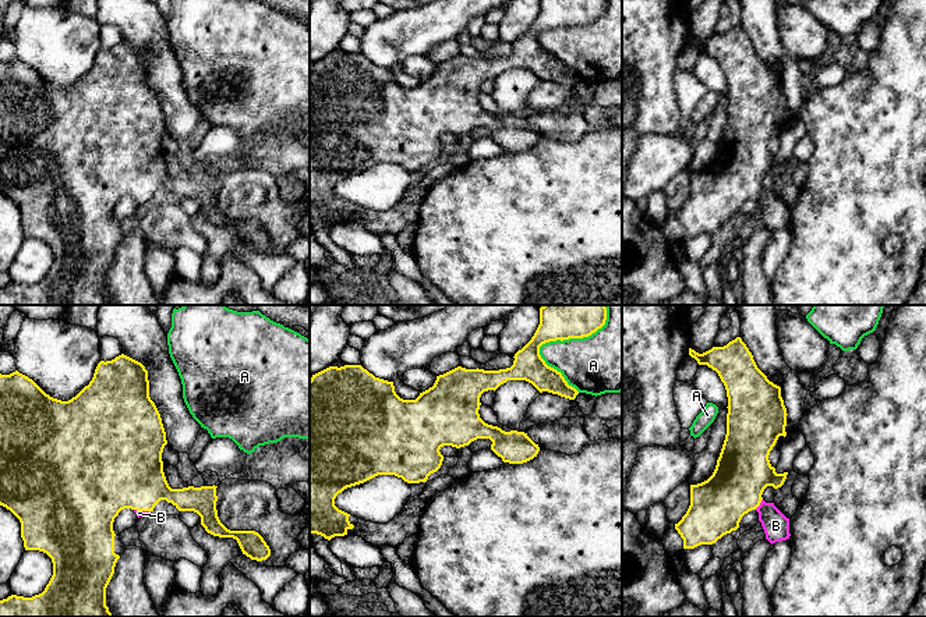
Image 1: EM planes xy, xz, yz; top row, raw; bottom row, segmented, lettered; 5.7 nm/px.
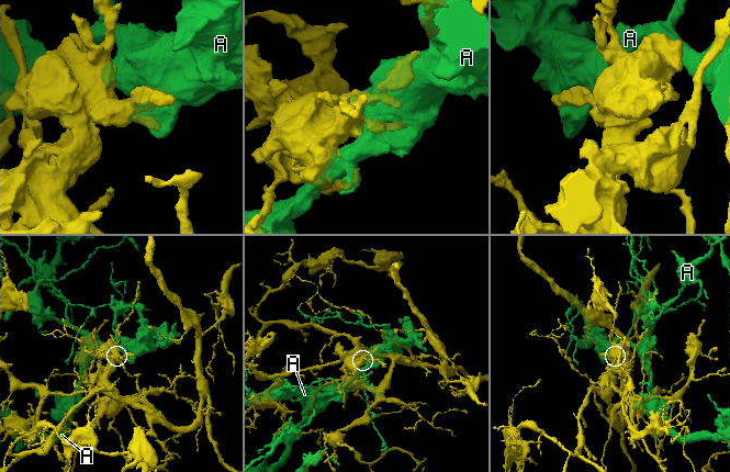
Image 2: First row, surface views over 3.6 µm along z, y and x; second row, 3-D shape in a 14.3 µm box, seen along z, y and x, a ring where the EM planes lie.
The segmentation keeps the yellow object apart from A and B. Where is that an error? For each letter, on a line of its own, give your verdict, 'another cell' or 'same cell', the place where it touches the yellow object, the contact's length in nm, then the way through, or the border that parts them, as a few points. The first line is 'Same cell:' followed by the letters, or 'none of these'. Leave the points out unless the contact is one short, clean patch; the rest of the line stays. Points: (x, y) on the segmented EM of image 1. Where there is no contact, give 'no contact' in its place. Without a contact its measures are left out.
Same cell: B
A: another cell | xz (555, 340) | 550 nm
B: same cell | yz (759, 504) | 80 nm | across yz (742, 472), (742, 488), (759, 504), (776, 525)

